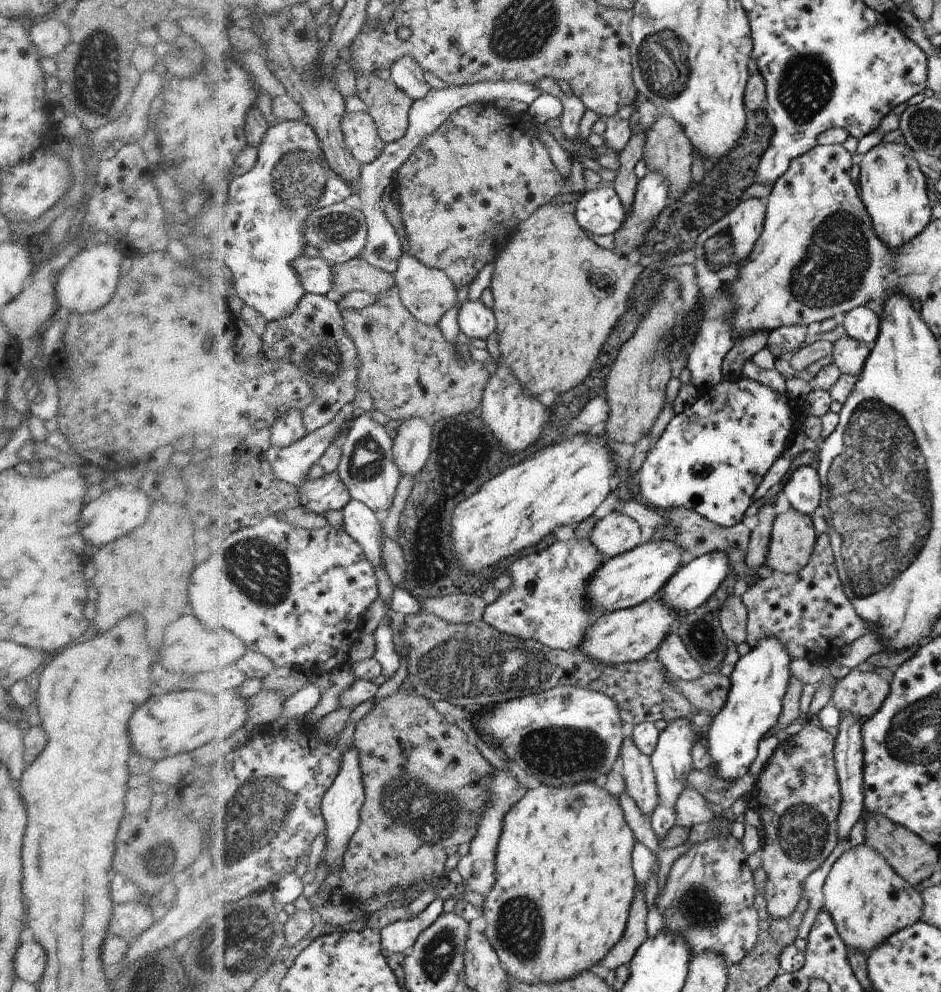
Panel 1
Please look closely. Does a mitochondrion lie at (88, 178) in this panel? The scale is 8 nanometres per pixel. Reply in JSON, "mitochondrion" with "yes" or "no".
{"mitochondrion":"no"}

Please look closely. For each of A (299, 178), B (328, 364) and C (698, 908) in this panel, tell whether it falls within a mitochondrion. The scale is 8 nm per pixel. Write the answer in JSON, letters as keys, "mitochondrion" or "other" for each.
{"A":"mitochondrion","B":"mitochondrion","C":"mitochondrion"}

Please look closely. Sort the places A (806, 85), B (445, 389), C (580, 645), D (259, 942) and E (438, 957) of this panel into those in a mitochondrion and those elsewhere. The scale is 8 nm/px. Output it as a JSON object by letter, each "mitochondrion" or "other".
{"A":"mitochondrion","B":"other","C":"other","D":"mitochondrion","E":"mitochondrion"}

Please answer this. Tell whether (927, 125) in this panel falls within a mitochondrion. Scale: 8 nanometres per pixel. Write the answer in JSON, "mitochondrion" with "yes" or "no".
{"mitochondrion":"yes"}

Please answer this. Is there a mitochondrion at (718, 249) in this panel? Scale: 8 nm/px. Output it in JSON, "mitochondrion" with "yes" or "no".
{"mitochondrion":"yes"}

